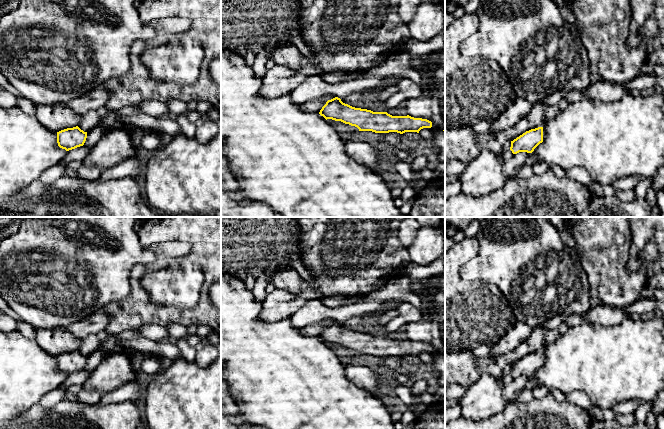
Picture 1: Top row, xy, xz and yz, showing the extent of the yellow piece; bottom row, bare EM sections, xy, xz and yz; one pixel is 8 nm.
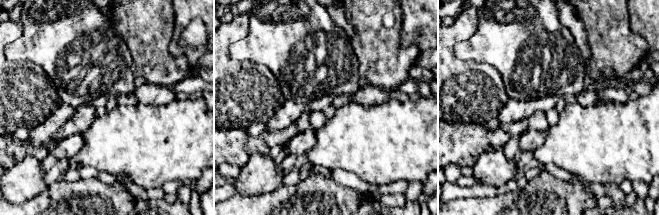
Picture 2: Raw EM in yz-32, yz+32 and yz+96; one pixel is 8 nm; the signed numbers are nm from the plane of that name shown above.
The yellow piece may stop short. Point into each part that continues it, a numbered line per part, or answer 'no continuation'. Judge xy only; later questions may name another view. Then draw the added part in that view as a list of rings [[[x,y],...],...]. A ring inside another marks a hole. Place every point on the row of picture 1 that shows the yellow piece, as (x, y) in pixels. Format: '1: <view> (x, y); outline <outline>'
no continuation

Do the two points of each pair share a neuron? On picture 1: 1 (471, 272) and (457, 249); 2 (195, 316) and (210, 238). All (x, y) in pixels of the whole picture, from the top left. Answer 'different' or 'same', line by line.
1: different
2: same

